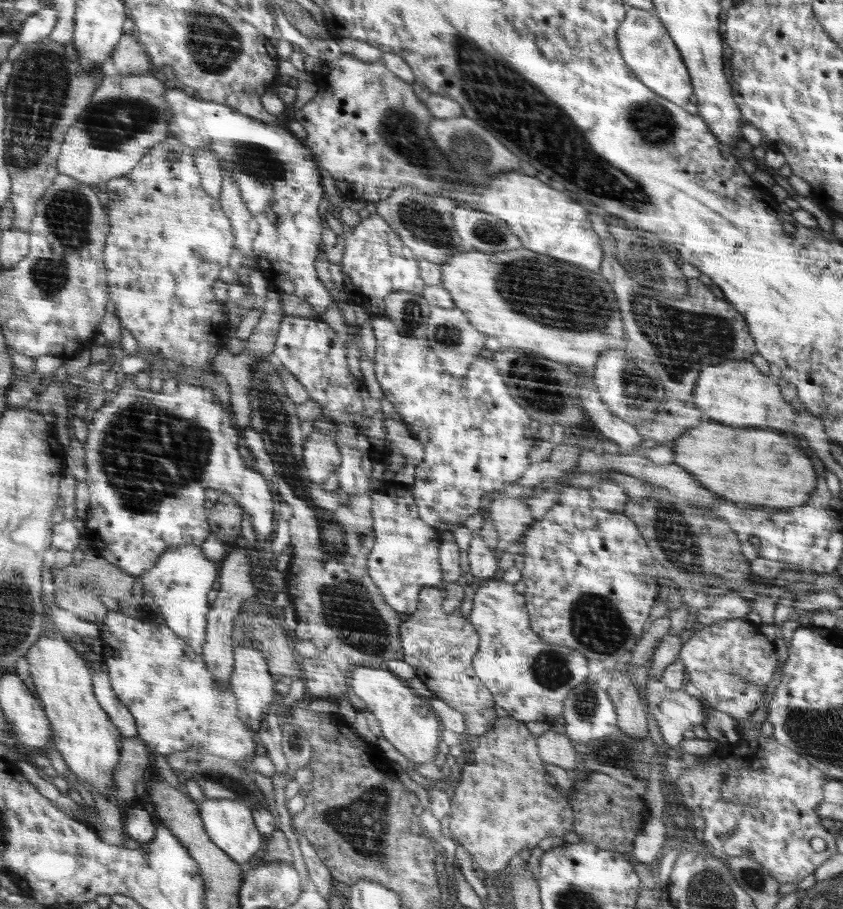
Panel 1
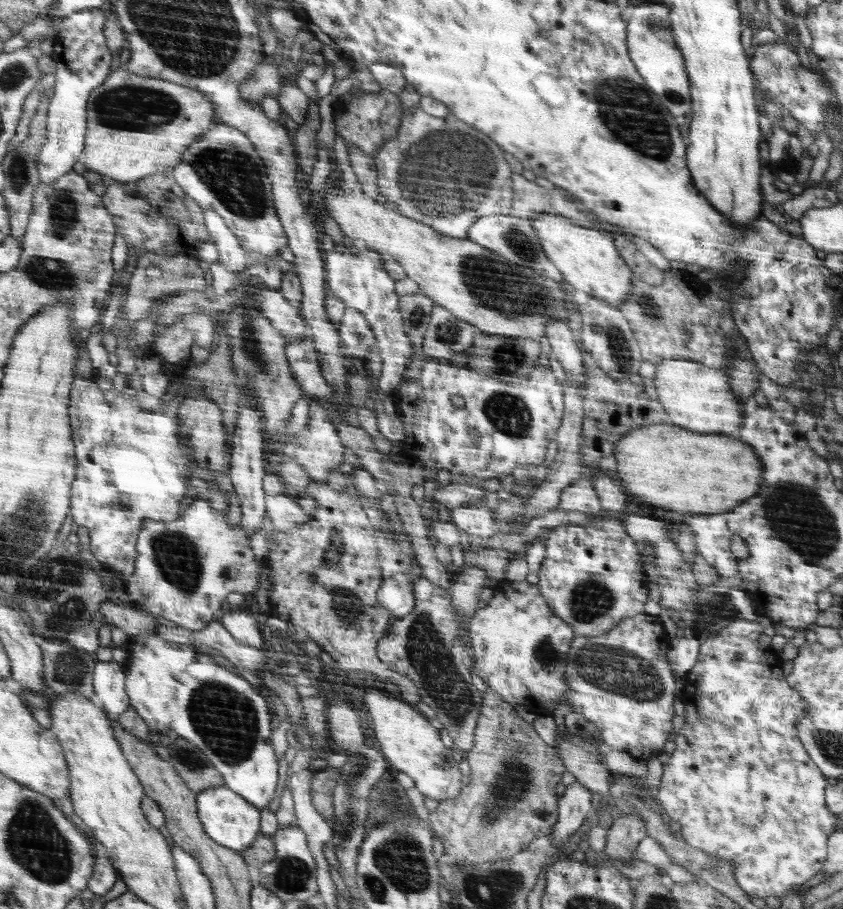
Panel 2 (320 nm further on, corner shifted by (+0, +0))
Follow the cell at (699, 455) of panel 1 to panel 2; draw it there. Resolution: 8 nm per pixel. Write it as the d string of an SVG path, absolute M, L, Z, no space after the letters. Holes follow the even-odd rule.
M670 422L631 430L616 444L616 474L629 494L680 512L720 514L756 496L762 464L754 450L734 438L690 432Z

